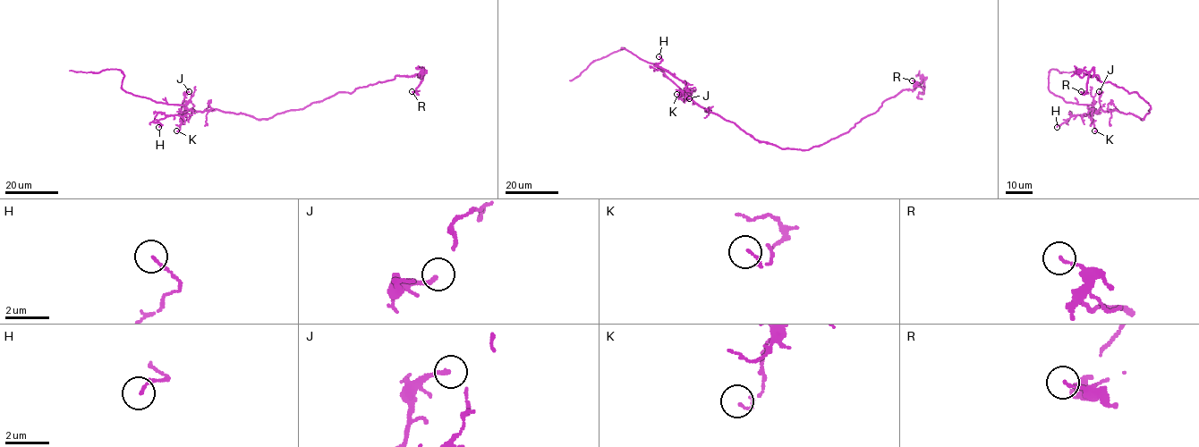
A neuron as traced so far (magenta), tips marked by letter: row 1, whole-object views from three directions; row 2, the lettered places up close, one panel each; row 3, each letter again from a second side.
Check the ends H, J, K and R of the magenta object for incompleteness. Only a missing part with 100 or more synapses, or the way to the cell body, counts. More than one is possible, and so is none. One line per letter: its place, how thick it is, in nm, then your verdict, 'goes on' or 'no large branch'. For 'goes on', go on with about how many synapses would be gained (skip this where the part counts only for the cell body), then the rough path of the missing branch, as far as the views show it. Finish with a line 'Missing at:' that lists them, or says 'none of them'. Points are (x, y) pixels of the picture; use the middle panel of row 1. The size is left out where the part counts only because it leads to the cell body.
H: at (659, 56); 120 nm thick; no large branch
J: at (689, 98); 130 nm thick; no large branch
K: at (676, 94); 100 nm thick; no large branch
R: at (912, 80); 130 nm thick; no large branch
Missing at: none of them

